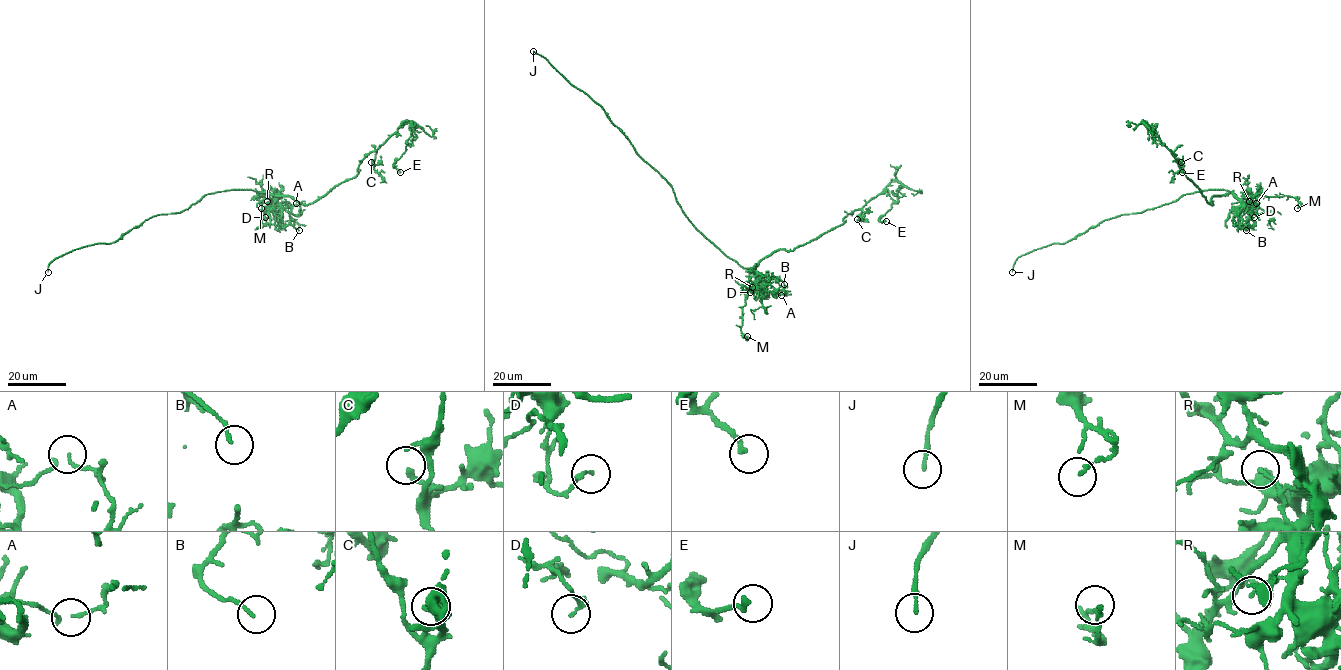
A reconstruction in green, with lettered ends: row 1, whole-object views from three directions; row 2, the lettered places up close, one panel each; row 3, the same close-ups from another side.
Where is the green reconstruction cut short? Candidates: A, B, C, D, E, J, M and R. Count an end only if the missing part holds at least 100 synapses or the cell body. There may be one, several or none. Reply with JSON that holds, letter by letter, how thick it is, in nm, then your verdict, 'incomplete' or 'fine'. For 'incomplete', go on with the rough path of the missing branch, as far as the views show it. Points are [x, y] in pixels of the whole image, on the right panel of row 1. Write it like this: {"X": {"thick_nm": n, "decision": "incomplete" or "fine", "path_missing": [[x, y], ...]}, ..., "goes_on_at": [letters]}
{"A": {"thick_nm": 110, "decision": "fine"}, "B": {"thick_nm": 120, "decision": "fine"}, "C": {"thick_nm": 180, "decision": "fine"}, "D": {"thick_nm": 180, "decision": "fine"}, "E": {"thick_nm": 190, "decision": "fine"}, "J": {"thick_nm": 170, "decision": "incomplete"}, "M": {"thick_nm": 140, "decision": "fine"}, "R": {"thick_nm": 160, "decision": "fine"}, "goes_on_at": ["J"]}

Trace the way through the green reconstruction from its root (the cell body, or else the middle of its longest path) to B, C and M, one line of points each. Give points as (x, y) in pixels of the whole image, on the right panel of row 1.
B: (1220, 190), (1228, 190), (1250, 203), (1239, 212), (1242, 219), (1240, 227), (1246, 230)
C: (1220, 190), (1230, 193), (1215, 195), (1211, 198), (1213, 204), (1209, 203), (1171, 151), (1179, 165), (1181, 162)
M: (1220, 190), (1228, 190), (1239, 198), (1292, 196), (1302, 205), (1297, 208)

